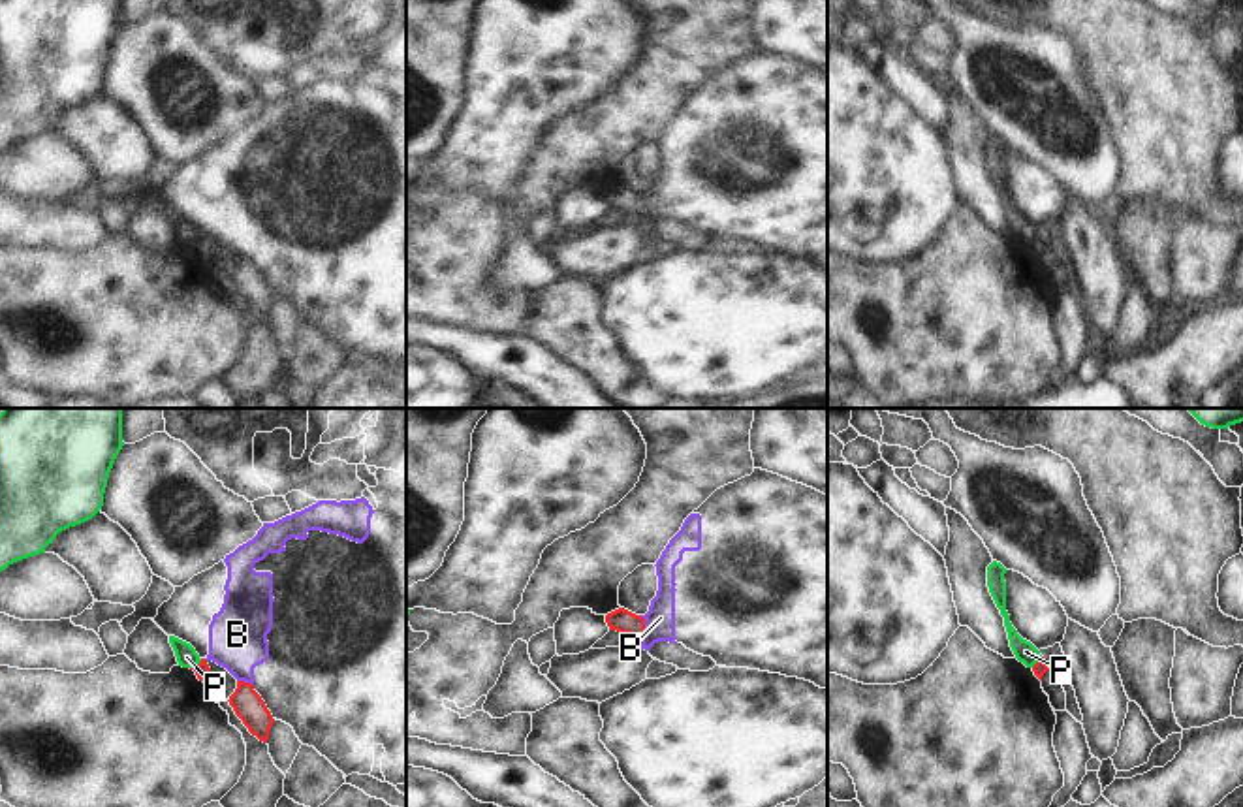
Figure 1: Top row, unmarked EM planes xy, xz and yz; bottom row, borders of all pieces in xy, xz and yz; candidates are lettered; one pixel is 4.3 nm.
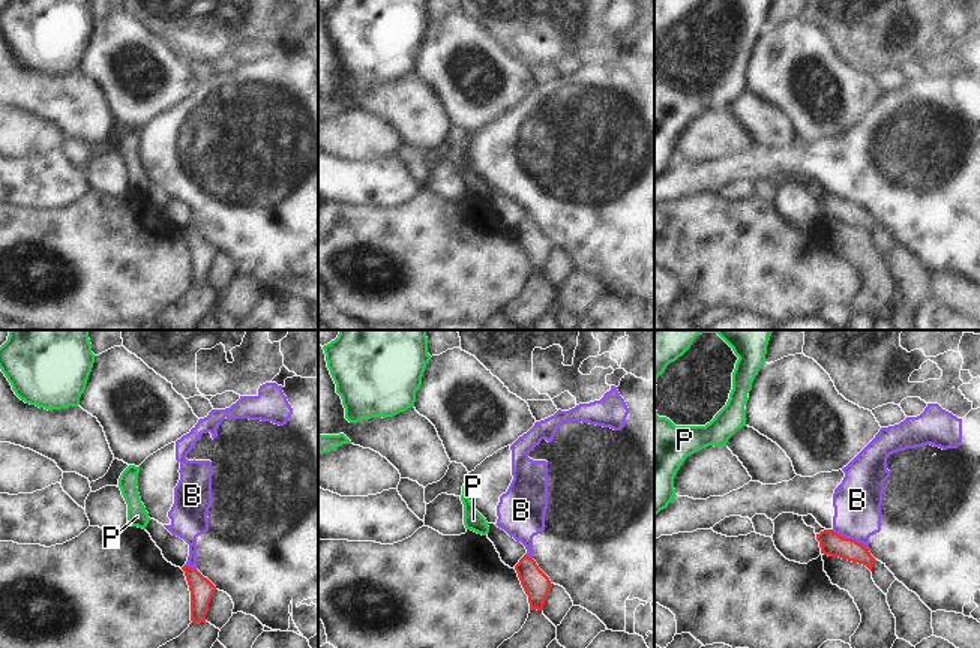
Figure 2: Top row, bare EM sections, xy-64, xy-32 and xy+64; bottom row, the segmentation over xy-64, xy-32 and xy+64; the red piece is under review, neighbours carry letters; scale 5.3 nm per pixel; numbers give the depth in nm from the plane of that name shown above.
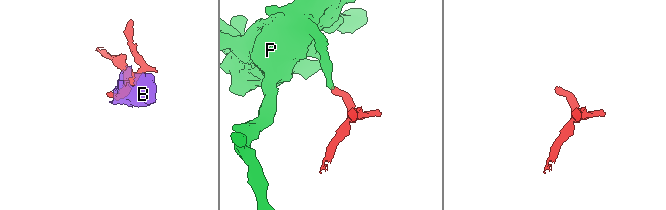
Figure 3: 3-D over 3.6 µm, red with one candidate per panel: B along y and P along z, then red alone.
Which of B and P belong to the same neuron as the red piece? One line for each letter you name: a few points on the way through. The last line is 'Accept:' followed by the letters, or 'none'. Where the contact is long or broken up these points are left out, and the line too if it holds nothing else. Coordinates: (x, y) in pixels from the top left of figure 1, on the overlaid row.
Accept: none

